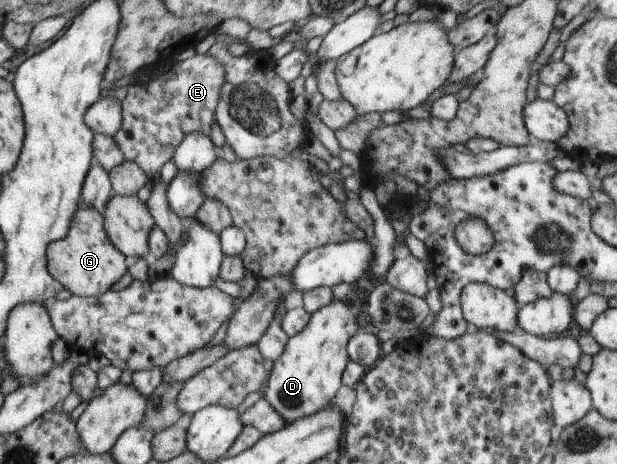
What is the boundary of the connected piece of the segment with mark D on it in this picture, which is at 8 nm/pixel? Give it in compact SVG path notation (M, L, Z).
M334 299L321 309L310 314L305 329L288 338L283 353L274 361L274 369L265 387L264 398L271 407L287 421L287 424L302 417L309 417L331 405L331 399L339 391L350 363L348 345L357 331L355 315L343 300Z

